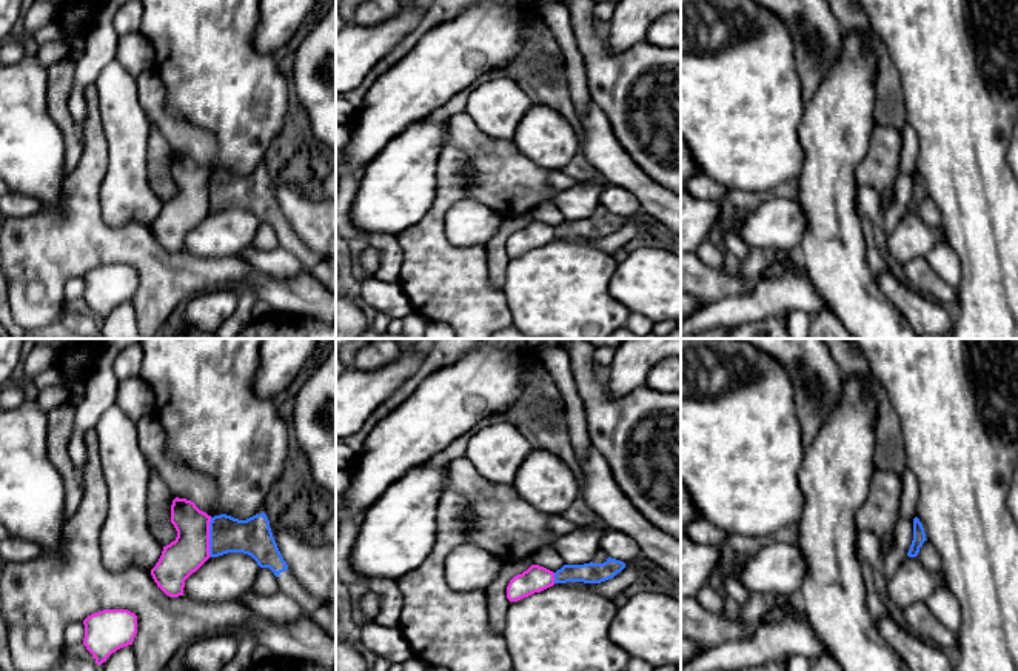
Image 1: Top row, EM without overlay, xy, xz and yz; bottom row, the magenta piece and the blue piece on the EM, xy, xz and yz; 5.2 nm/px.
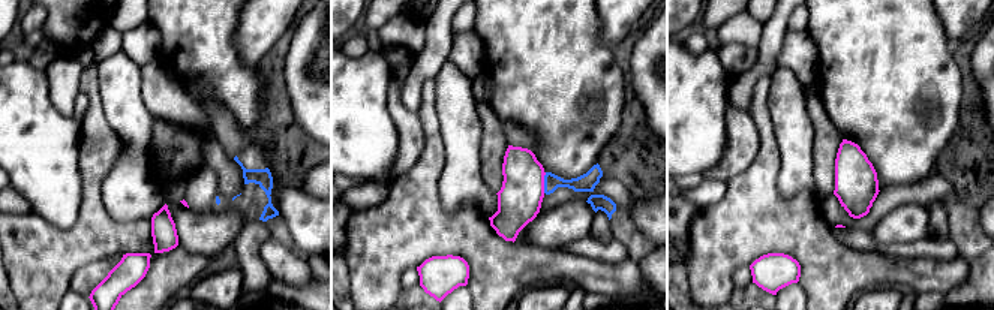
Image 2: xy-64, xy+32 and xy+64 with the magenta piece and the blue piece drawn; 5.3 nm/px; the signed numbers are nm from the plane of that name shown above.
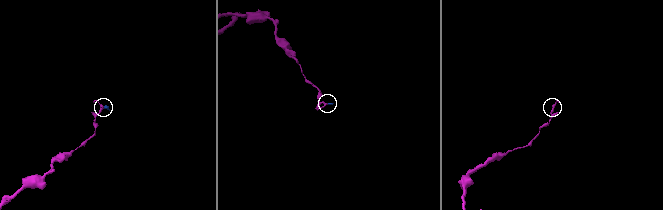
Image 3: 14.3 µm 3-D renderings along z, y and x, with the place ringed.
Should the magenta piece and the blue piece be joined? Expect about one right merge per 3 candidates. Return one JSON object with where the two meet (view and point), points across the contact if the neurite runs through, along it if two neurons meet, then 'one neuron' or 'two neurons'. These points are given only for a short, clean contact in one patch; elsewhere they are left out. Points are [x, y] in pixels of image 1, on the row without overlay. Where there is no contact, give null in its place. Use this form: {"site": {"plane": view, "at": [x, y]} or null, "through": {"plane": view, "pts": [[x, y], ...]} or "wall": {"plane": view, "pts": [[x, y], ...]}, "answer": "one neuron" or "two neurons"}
{"site": {"plane": "xy", "at": [208, 193]}, "answer": "two neurons"}

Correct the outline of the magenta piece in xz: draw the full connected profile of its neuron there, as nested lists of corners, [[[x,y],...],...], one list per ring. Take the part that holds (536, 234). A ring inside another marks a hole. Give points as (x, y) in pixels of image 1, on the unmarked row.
[[[531,220],[522,229],[514,231],[507,242],[507,254],[510,257],[517,257],[534,248],[541,248],[554,240],[554,228],[539,222]]]

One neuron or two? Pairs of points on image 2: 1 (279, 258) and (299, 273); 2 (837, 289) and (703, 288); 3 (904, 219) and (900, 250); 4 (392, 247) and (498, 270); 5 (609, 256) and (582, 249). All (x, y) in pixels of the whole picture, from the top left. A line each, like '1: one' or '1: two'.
1: one
2: one
3: two
4: one
5: one

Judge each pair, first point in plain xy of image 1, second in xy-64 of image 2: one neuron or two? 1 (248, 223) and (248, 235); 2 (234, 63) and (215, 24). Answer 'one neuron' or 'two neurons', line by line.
1: two neurons
2: one neuron

